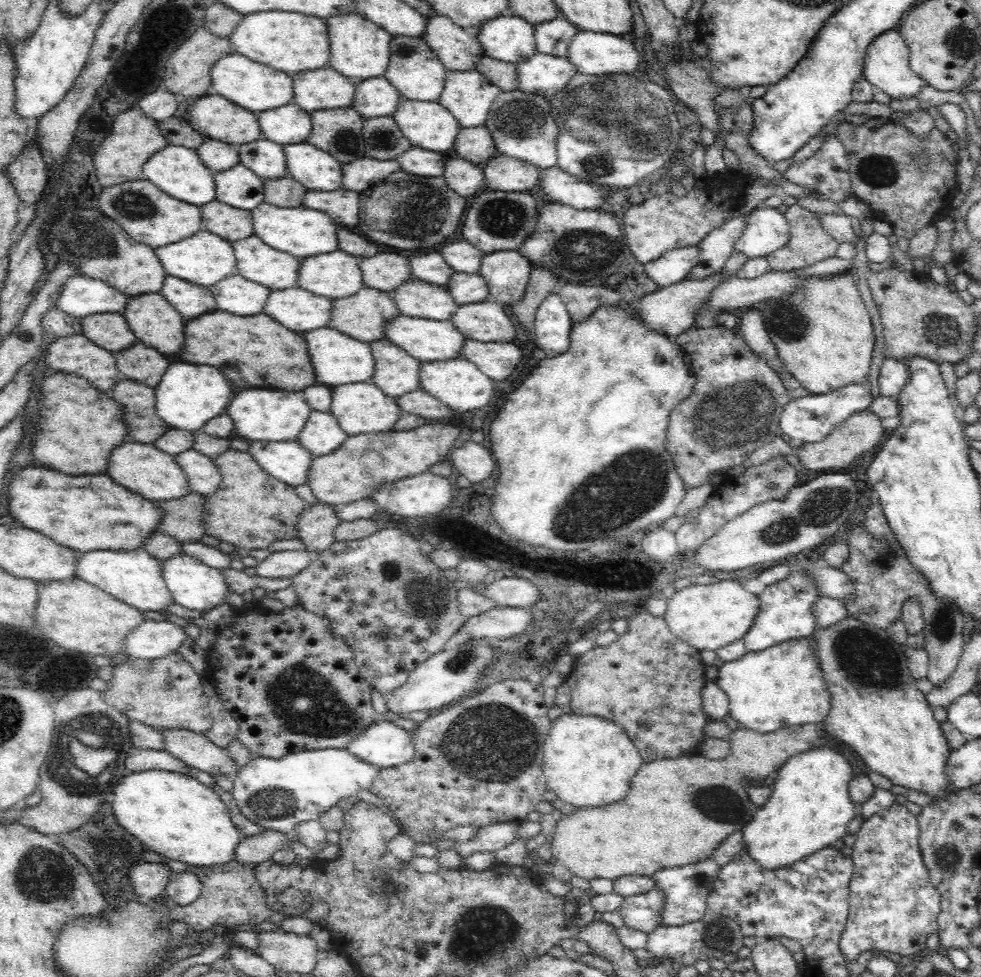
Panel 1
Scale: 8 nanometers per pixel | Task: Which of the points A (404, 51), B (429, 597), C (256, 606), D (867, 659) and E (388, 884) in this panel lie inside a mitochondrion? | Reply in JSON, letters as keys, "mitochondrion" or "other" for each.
{"A":"other","B":"mitochondrion","C":"other","D":"mitochondrion","E":"other"}

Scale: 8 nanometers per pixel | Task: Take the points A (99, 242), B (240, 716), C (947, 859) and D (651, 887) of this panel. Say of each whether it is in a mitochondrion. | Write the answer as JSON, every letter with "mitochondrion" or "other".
{"A":"mitochondrion","B":"other","C":"mitochondrion","D":"other"}

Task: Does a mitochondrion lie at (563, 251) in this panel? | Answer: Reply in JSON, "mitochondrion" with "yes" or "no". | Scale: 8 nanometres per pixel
{"mitochondrion":"yes"}

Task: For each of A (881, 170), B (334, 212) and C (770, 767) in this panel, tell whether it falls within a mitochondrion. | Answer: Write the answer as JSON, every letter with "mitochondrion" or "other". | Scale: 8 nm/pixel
{"A":"mitochondrion","B":"other","C":"other"}

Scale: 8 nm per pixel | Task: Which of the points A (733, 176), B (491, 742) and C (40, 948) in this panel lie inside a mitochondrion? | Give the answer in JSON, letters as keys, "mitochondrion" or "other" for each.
{"A":"other","B":"mitochondrion","C":"other"}

